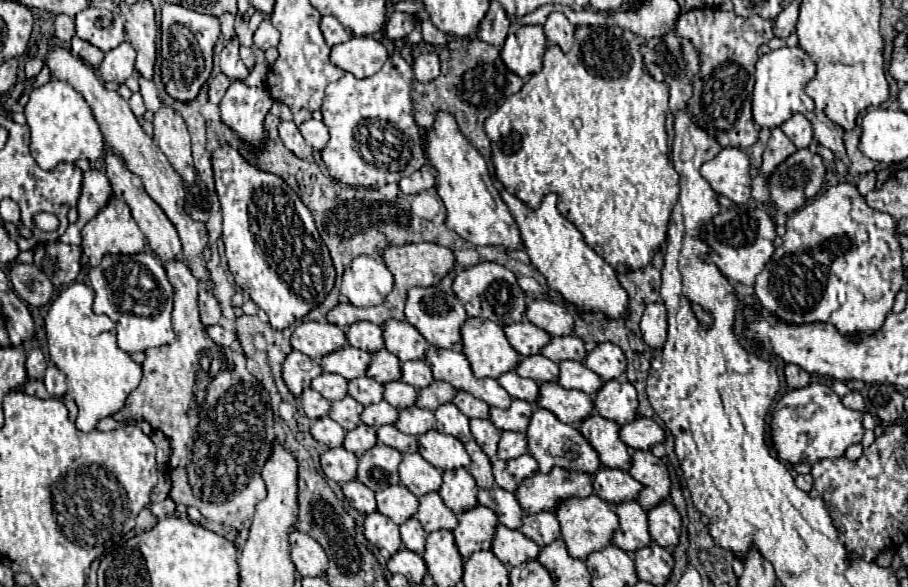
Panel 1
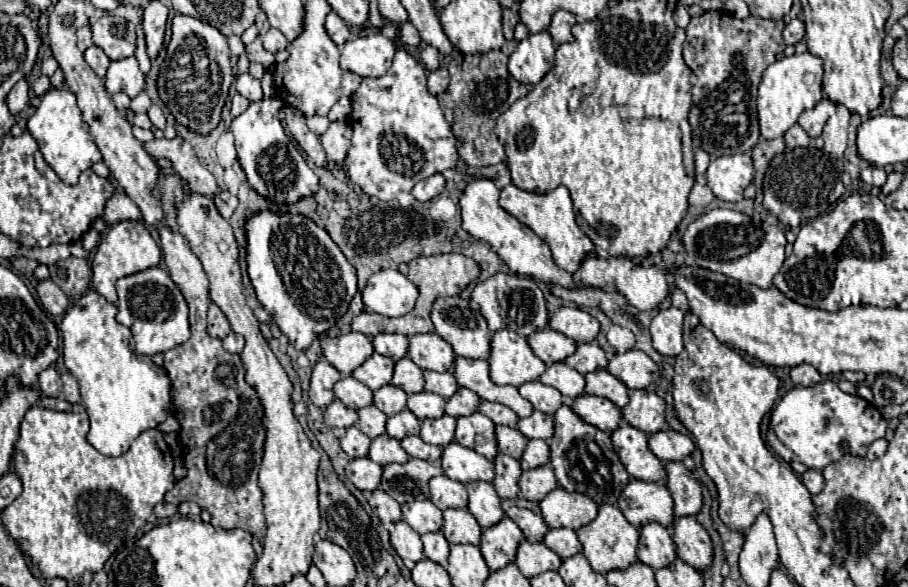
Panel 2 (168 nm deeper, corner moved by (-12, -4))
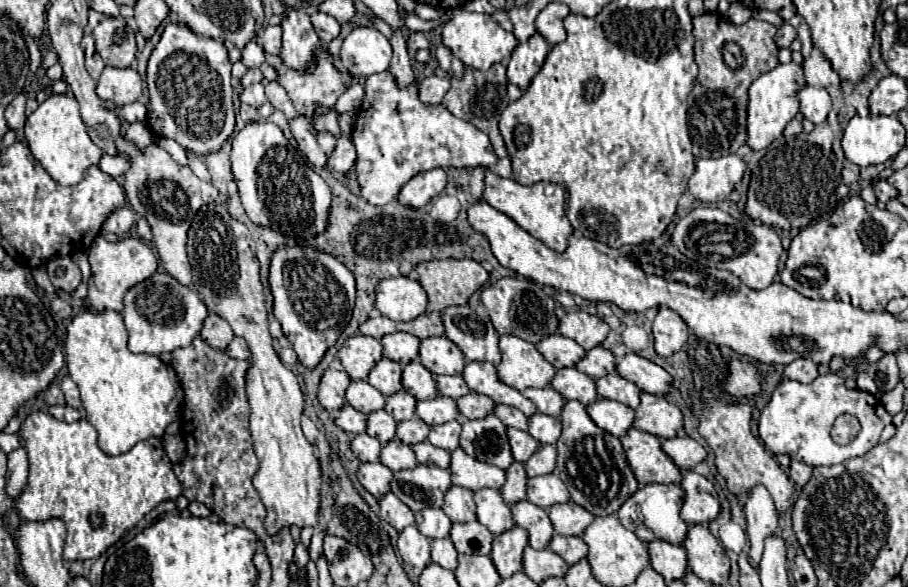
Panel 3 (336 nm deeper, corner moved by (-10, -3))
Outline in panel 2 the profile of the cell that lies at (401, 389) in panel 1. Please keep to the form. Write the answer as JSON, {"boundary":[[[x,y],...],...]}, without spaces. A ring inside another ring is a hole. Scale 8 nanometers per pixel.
{"boundary":[[[419,392],[419,394],[411,394],[407,400],[407,408],[419,418],[419,420],[435,420],[441,418],[445,414],[445,404],[447,400],[431,394],[431,392]]]}

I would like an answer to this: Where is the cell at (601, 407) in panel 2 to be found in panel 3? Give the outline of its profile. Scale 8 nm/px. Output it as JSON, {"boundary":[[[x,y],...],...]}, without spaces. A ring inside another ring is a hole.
{"boundary":[[[597,399],[595,403],[587,405],[587,413],[597,427],[615,437],[623,437],[635,417],[635,411],[631,407],[611,399]]]}

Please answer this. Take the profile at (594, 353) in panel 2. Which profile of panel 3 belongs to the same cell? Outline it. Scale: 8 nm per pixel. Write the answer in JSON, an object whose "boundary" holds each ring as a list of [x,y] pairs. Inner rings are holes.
{"boundary":[[[597,345],[597,347],[589,349],[589,351],[585,353],[585,357],[577,361],[575,367],[577,367],[581,373],[593,377],[593,379],[603,377],[603,375],[609,375],[609,373],[615,371],[613,353],[607,351],[607,349],[603,349],[601,345]]]}

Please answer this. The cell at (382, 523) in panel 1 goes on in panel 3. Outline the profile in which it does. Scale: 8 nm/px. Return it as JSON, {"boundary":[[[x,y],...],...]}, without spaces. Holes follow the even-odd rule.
{"boundary":[[[409,525],[399,533],[397,549],[399,549],[401,559],[409,565],[415,565],[415,567],[423,569],[425,565],[431,563],[429,539],[425,535],[421,535],[415,525]]]}

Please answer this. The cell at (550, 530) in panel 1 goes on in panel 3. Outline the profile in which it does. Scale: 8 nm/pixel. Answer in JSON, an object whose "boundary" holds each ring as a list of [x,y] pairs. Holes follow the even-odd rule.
{"boundary":[[[557,533],[553,535],[549,549],[555,551],[557,555],[561,555],[567,565],[575,565],[587,553],[587,545],[581,541],[581,537],[565,537],[565,535],[557,535]]]}

